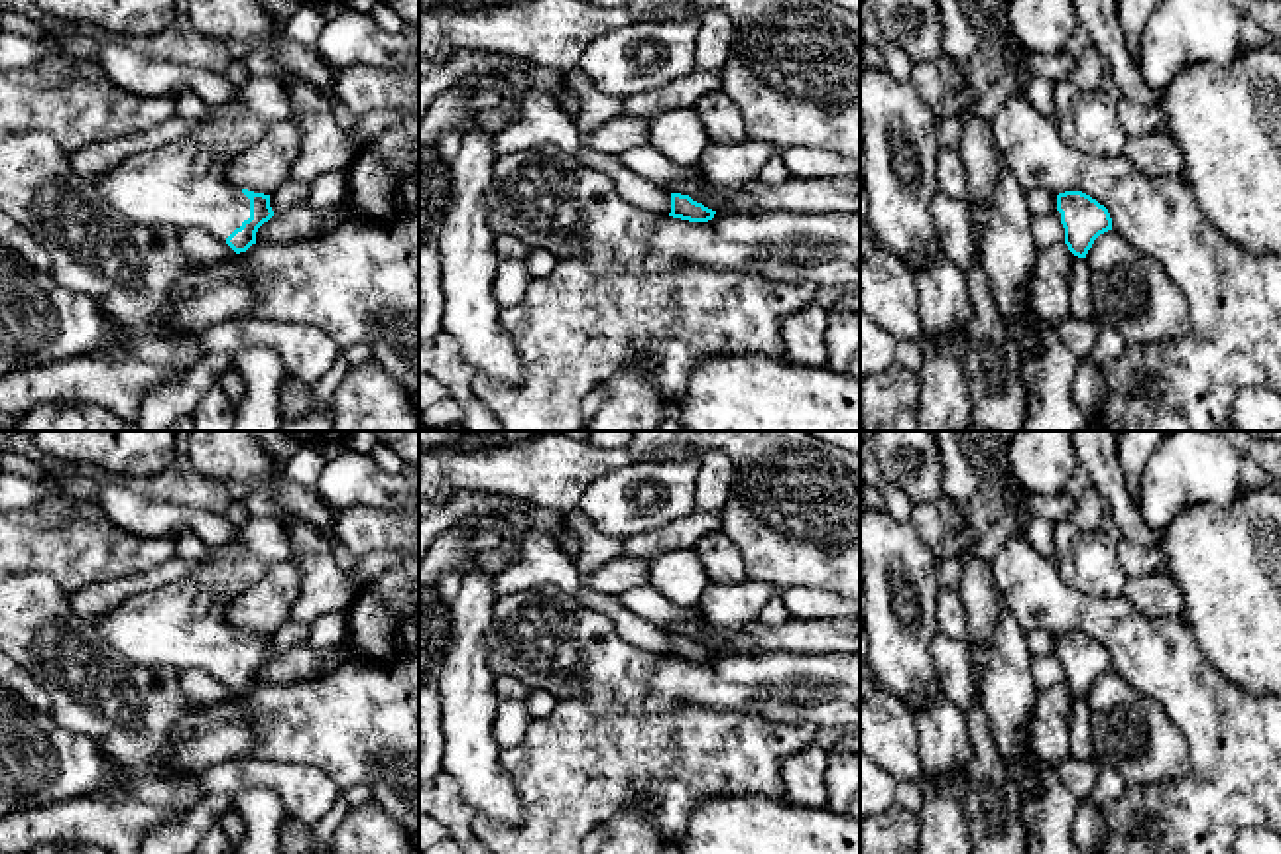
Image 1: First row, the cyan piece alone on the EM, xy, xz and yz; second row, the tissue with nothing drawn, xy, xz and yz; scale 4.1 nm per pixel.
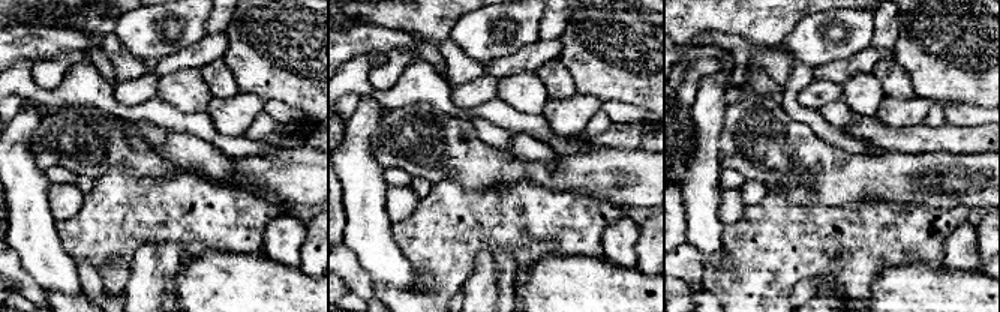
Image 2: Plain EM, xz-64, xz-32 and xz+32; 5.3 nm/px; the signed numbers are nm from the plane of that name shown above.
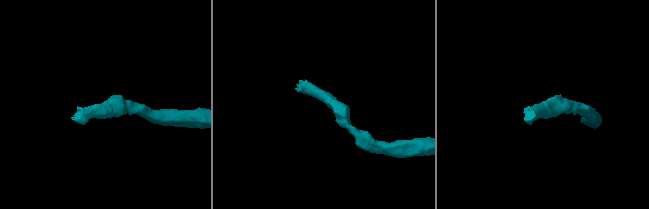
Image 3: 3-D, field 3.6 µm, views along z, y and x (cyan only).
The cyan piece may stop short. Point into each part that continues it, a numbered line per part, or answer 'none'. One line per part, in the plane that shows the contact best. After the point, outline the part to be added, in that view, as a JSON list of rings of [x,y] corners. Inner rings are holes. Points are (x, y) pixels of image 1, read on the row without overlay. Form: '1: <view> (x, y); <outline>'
1: xy (183, 624); [[[234,535],[224,545],[209,549],[209,561],[197,573],[124,600],[92,628],[136,665],[157,671],[201,669],[226,683],[250,659],[250,640],[228,620],[228,604],[260,580],[268,567]]]

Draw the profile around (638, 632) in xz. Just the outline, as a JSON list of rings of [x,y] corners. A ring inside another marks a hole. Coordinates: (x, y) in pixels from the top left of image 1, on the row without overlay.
[[[580,577],[577,600],[582,608],[606,616],[616,634],[628,643],[659,655],[671,653],[671,636],[665,628],[632,614],[618,596],[604,596],[590,588],[588,579]]]

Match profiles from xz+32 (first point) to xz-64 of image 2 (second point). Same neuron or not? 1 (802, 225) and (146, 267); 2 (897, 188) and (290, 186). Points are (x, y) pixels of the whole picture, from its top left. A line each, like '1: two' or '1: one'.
1: two
2: one

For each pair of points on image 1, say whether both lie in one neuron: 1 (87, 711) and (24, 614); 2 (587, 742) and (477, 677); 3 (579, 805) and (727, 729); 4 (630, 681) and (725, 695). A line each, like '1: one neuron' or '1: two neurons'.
1: one neuron
2: two neurons
3: one neuron
4: one neuron

